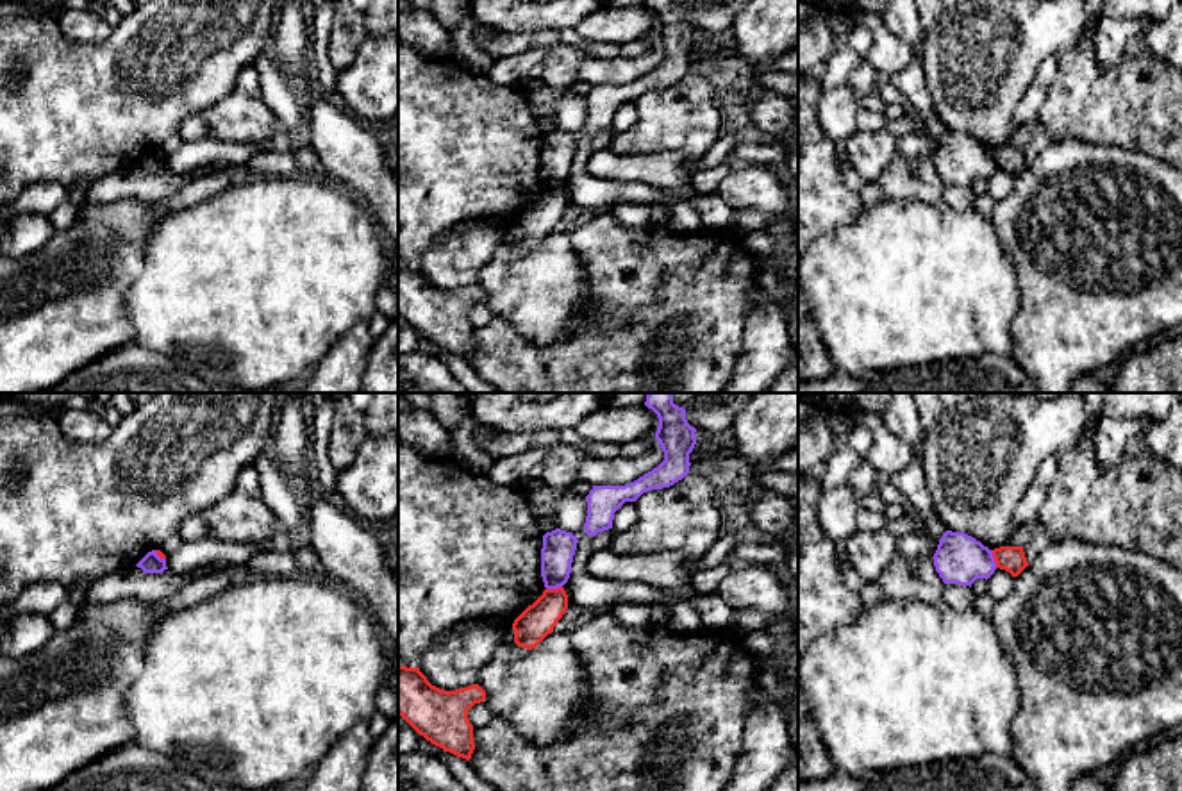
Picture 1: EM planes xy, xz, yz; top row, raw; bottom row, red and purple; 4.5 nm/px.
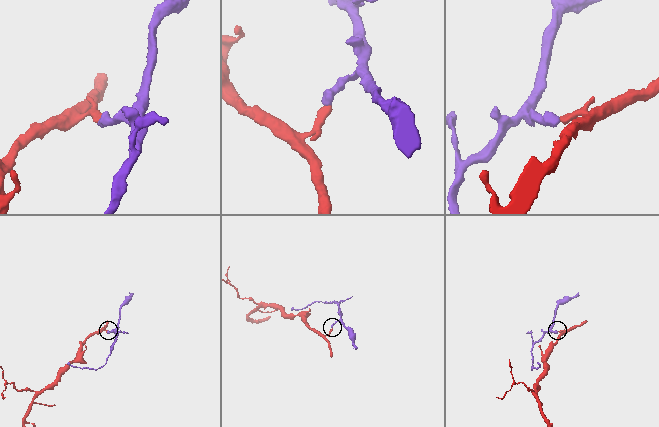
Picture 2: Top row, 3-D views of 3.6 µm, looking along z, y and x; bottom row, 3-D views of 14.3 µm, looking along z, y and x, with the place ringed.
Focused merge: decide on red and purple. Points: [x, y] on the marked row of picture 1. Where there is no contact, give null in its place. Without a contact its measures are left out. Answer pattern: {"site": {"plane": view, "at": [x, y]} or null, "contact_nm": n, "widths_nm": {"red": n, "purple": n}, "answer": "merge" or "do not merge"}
{"site": {"plane": "yz", "at": [995, 559]}, "contact_nm": 80, "widths_nm": {"red": 120, "purple": 220}, "answer": "do not merge"}

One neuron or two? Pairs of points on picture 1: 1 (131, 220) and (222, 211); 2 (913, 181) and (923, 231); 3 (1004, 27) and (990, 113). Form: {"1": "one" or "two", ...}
{"1": "two", "2": "two", "3": "one"}

